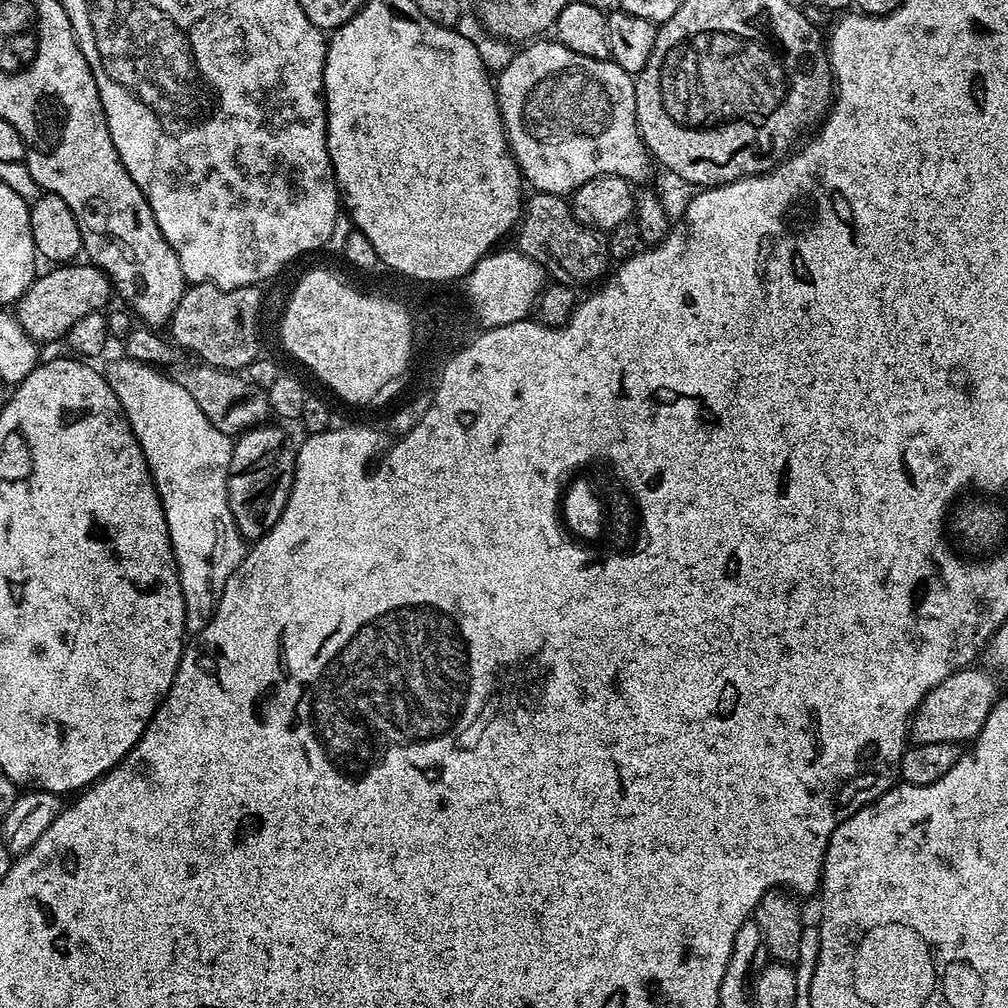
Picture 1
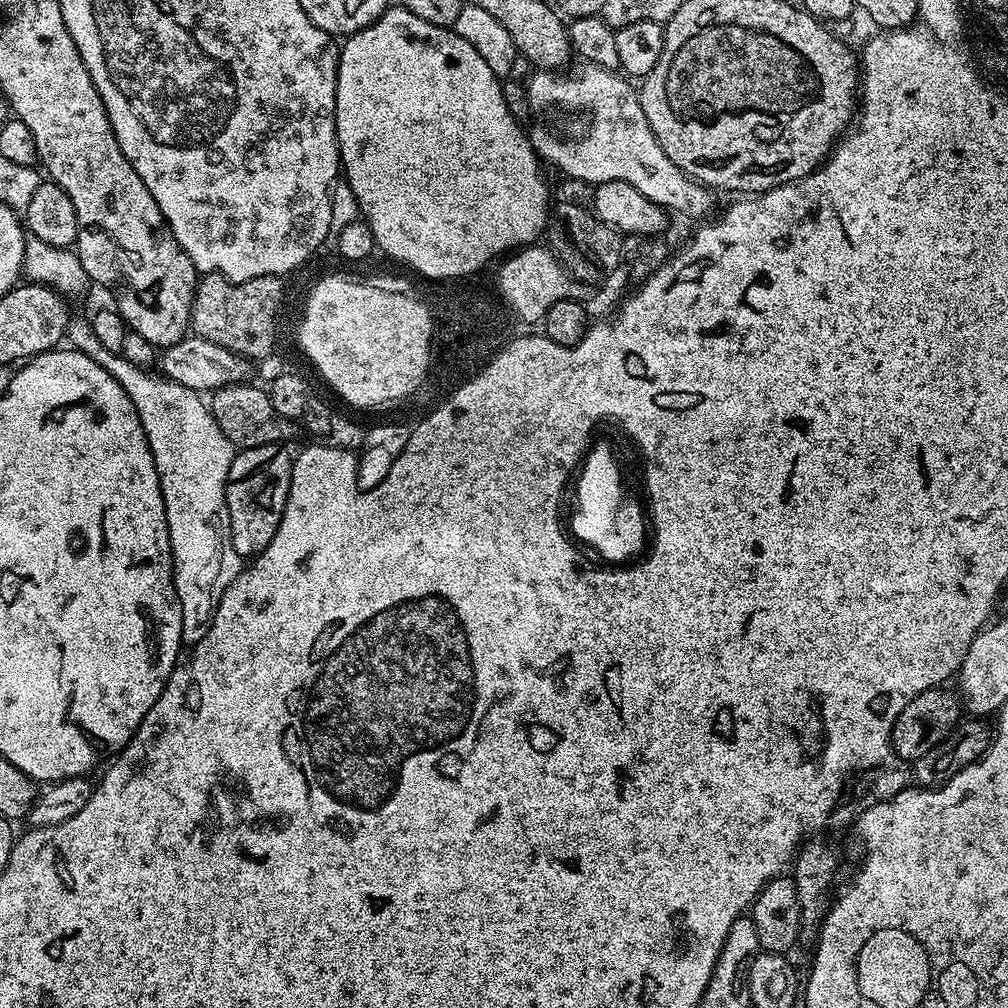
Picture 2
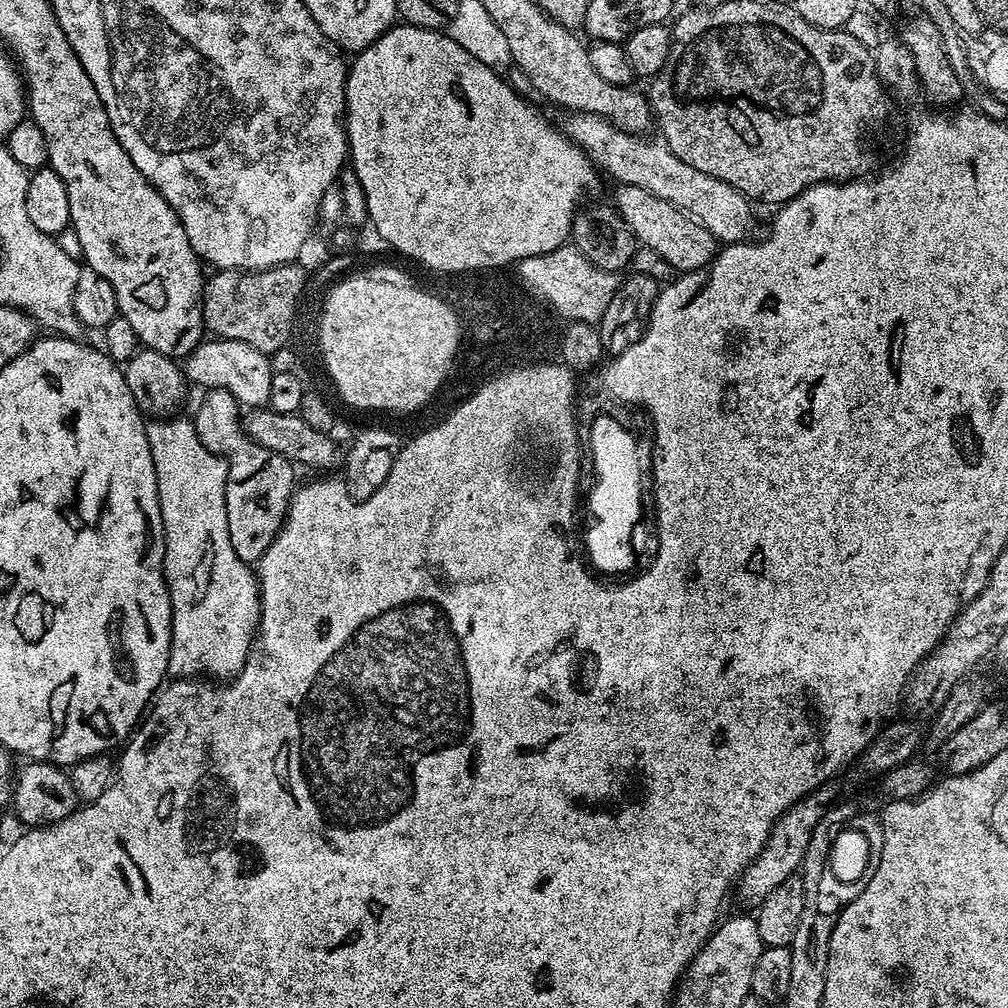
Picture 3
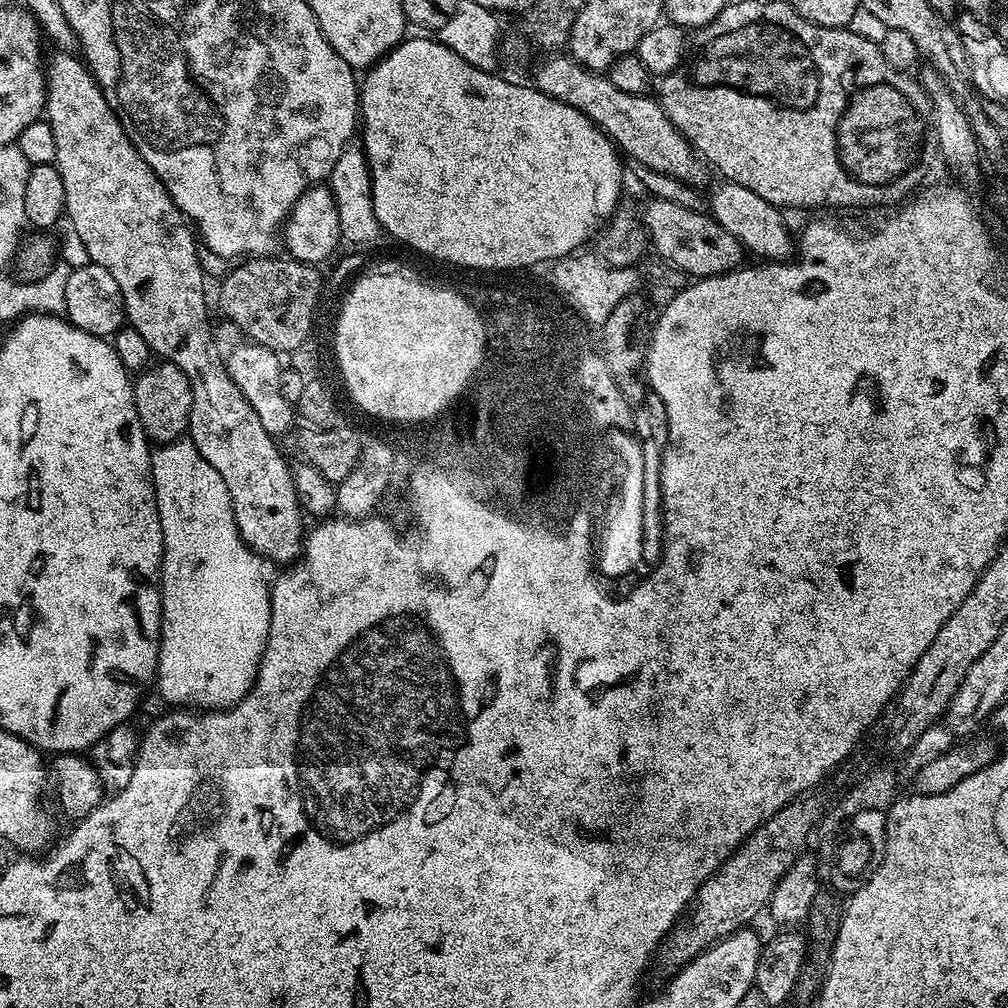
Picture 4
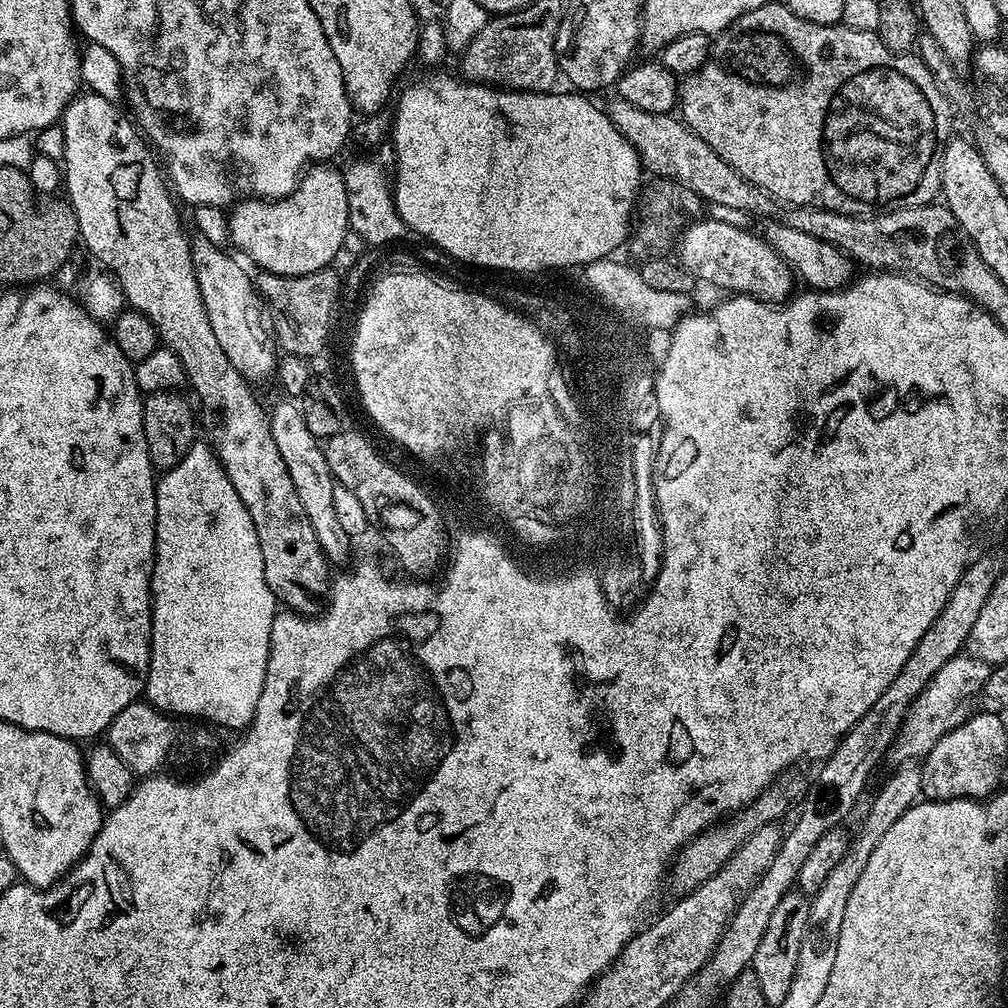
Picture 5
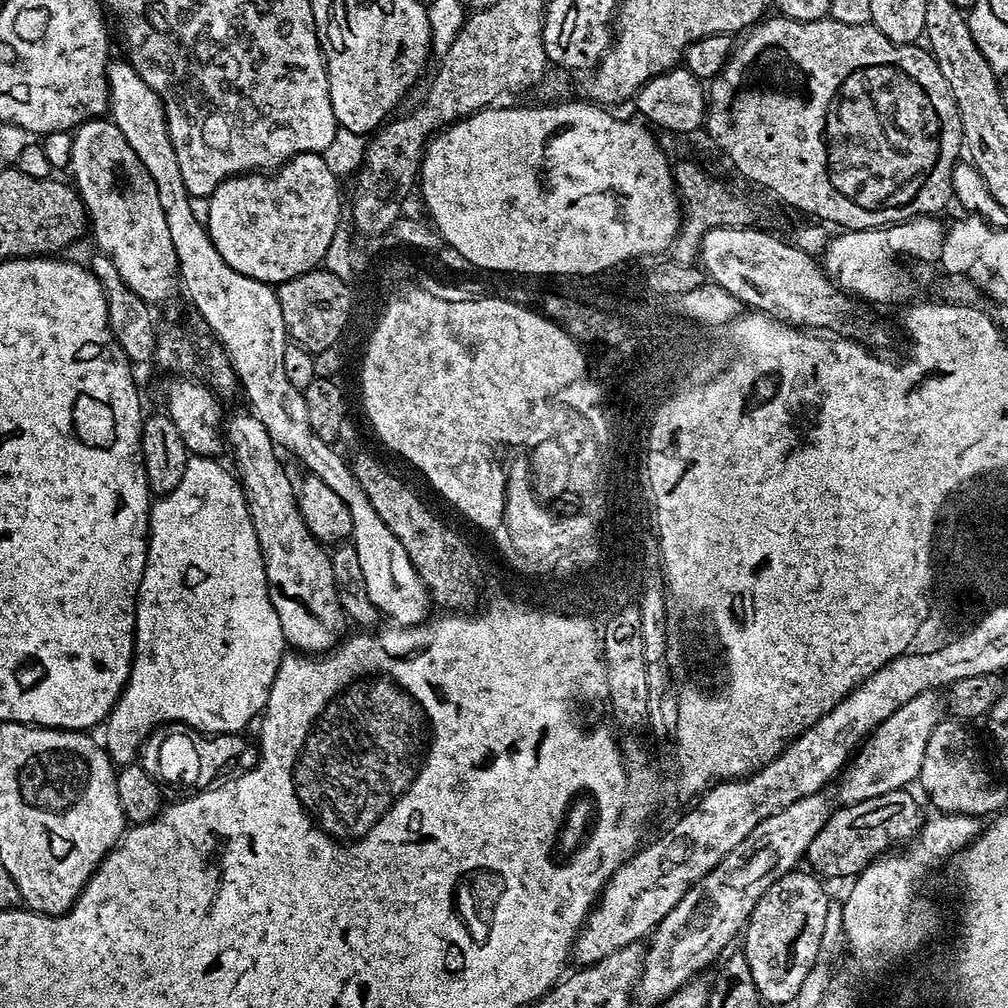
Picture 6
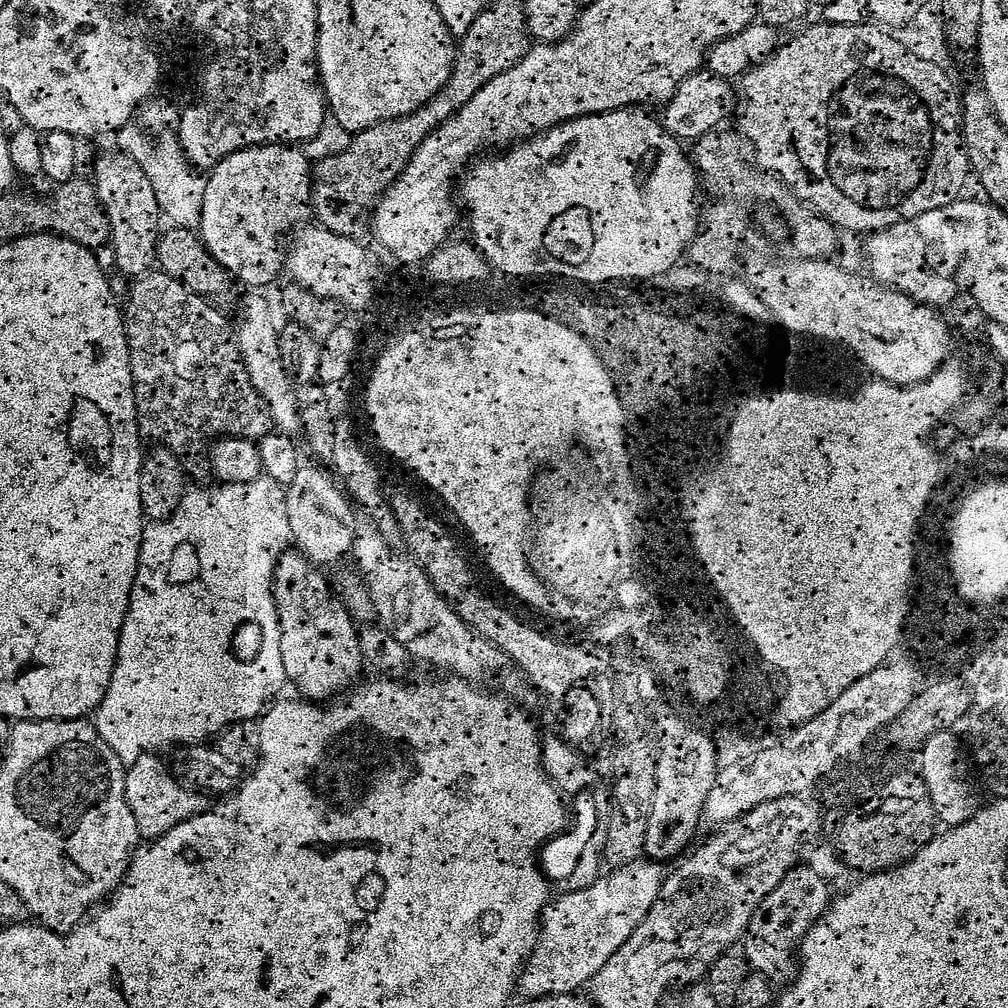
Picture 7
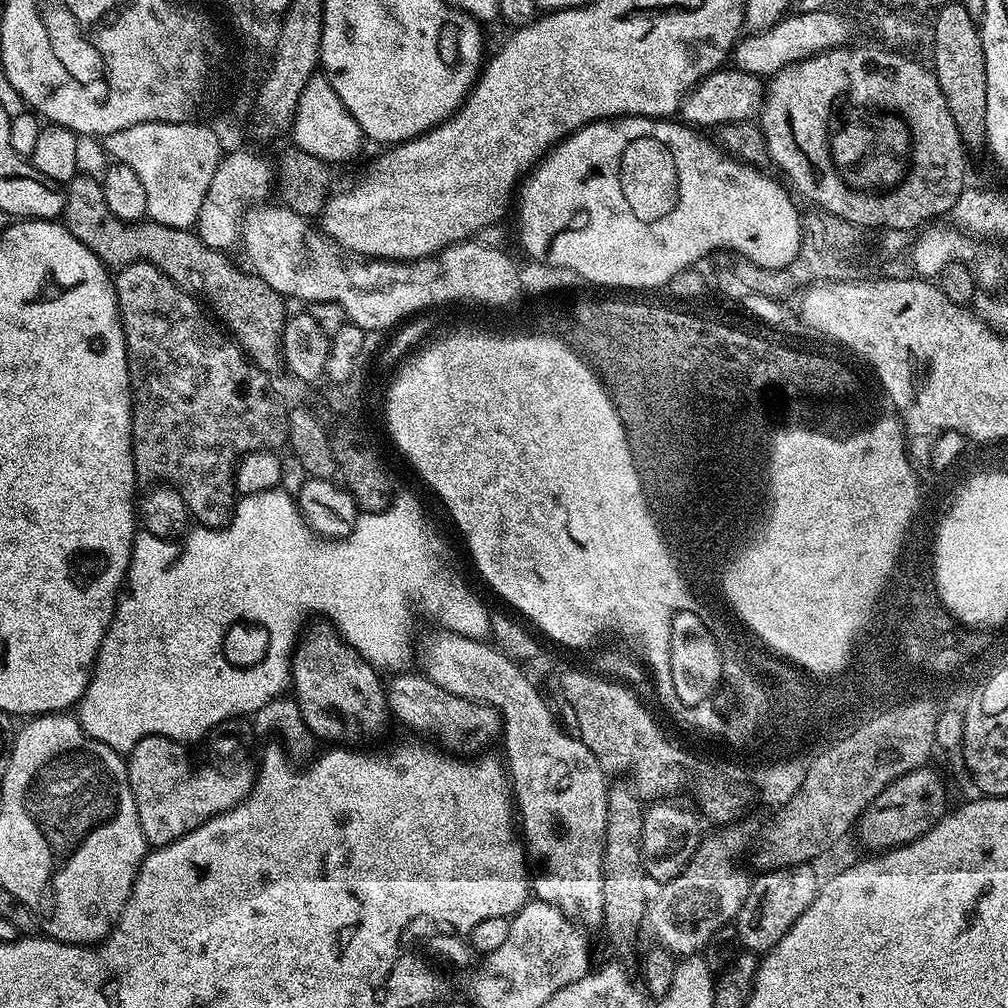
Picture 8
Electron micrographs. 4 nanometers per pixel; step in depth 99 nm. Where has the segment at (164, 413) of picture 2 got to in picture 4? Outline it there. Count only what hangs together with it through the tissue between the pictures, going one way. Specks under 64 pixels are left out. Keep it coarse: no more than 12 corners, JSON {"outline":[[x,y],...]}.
{"outline":[[152,452],[172,706],[231,708],[272,617],[222,474]]}

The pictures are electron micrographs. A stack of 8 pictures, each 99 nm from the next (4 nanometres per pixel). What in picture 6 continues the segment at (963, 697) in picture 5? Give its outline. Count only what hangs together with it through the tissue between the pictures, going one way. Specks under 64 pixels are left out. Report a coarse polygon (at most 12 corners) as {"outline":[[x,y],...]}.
{"outline":[[936,690],[894,710],[847,769],[837,805],[919,781],[946,704]]}

